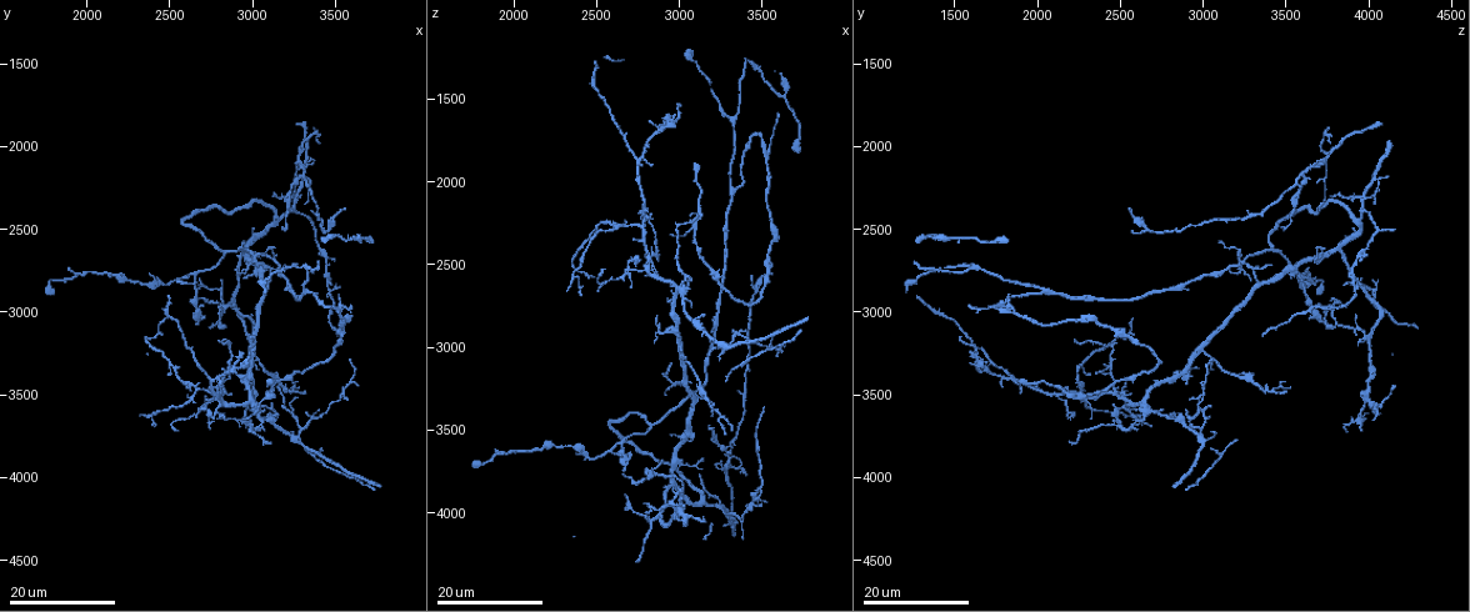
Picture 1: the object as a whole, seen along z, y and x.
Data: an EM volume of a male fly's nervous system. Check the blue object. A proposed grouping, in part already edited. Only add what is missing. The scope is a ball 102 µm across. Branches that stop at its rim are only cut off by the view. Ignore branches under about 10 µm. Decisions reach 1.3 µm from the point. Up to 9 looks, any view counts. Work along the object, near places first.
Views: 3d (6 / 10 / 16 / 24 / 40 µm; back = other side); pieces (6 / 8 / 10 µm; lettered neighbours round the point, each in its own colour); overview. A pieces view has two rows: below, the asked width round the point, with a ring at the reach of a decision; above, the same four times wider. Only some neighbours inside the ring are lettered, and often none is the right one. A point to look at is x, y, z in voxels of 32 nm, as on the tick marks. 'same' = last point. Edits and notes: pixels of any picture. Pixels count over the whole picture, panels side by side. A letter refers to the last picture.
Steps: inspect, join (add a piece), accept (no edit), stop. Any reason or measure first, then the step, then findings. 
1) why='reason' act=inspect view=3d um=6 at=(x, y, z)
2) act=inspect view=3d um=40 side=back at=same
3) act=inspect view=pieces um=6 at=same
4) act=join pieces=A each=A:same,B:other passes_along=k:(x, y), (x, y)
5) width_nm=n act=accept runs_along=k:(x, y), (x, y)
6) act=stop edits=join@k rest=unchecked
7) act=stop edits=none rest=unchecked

why='long arm stops here' act=inspect view=3d um=24 at=(3560, 2380, 2560)

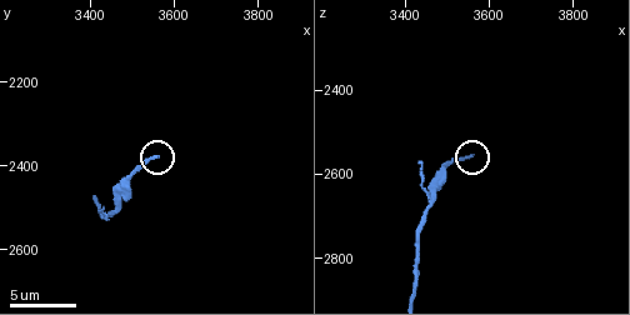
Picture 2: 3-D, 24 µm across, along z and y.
act=inspect view=3d um=6 at=(3565, 2385, 2555)

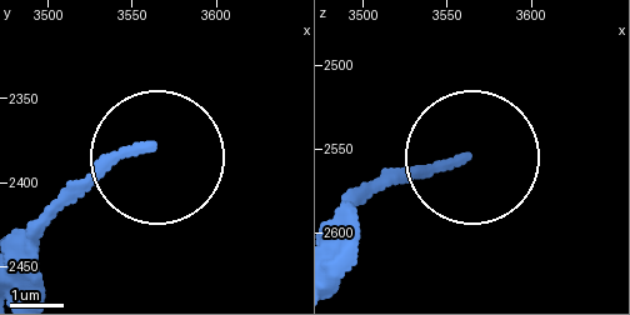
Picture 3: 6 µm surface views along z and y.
act=inspect view=pieces um=6 at=(3558, 2380, 2556)

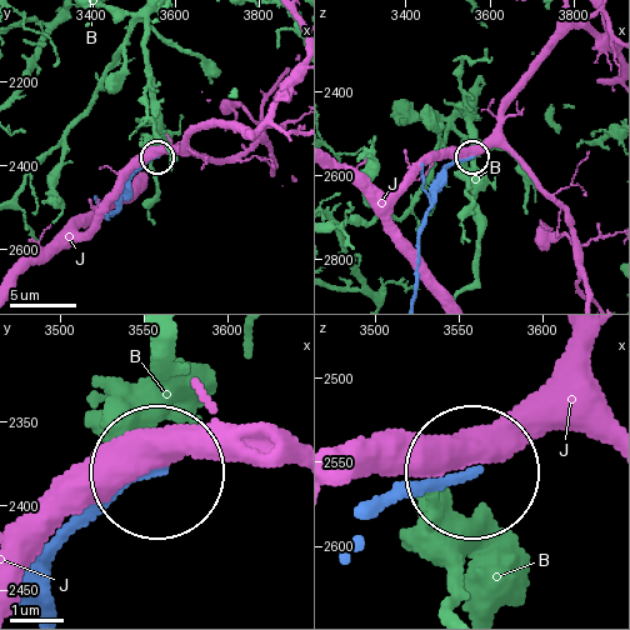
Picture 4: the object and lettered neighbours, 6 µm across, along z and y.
width_nm=150 act=accept each=B:other,J:other runs_along=4:(385, 510), (474, 470) found='none of them fits'

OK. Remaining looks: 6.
why='branch stops here' act=inspect view=3d um=16 at=(3120, 3440, 1900)

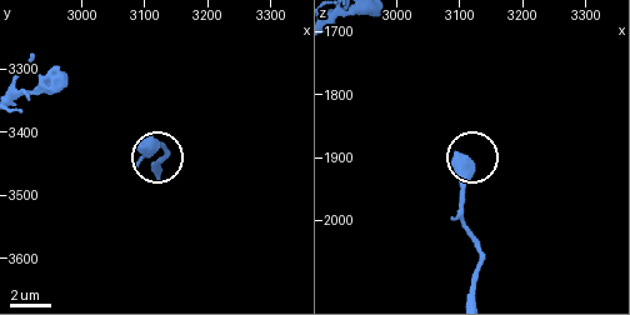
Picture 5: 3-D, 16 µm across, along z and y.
act=inspect view=pieces um=10 at=(3095, 3425, 1890)

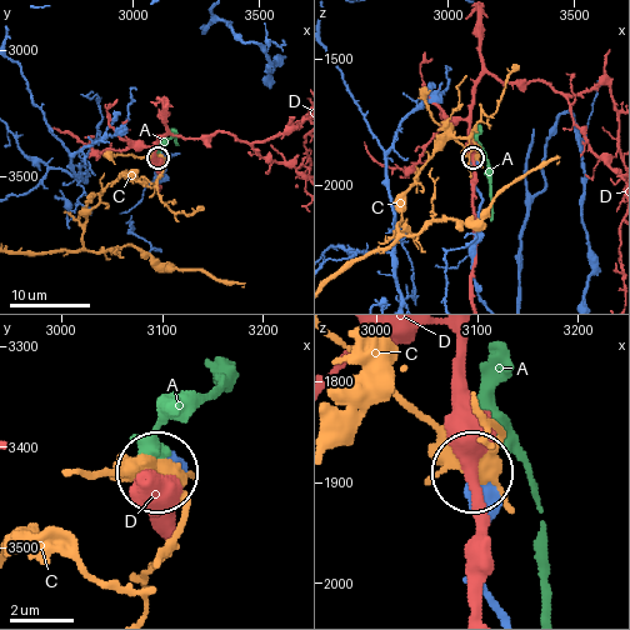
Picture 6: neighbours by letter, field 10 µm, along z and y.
act=accept each=A:other,C:other,D:other found='no lettered piece goes on from it'

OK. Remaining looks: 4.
why='branch stops here' act=inspect view=3d um=24 at=(2820, 3640, 2200)

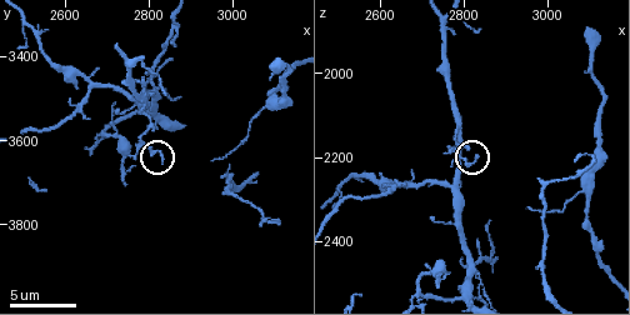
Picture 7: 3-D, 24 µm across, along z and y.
why='what lies round it' act=inspect view=pieces um=6 at=(2840, 3645, 2205)

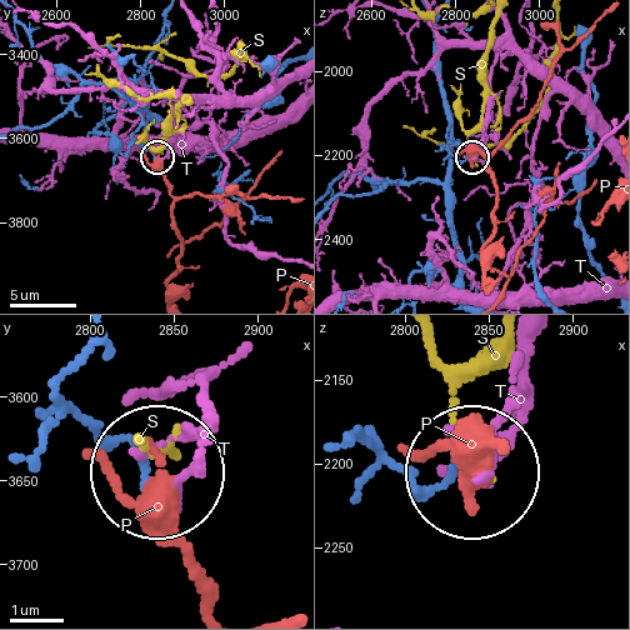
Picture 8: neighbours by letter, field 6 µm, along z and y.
act=accept each=P:other,S:other,T:other runs_along=8:(93, 339), (71, 406), (120, 434), (146, 469) found='none of them fits'

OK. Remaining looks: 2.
why='an open end' act=inspect view=3d um=24 at=(3280, 3420, 3500)

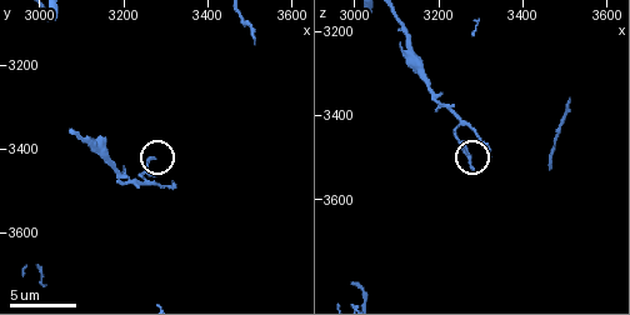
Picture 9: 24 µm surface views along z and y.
why='see the neighbours' act=inspect view=pieces um=10 at=same

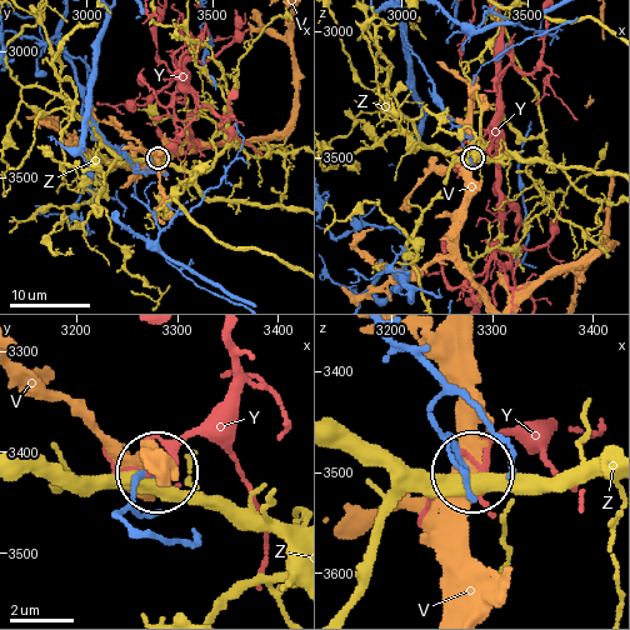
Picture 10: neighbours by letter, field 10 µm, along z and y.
act=accept each=V:other,Y:other,Z:other found='none of them fits'

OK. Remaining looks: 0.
act=stop edits=none rest=unchecked

